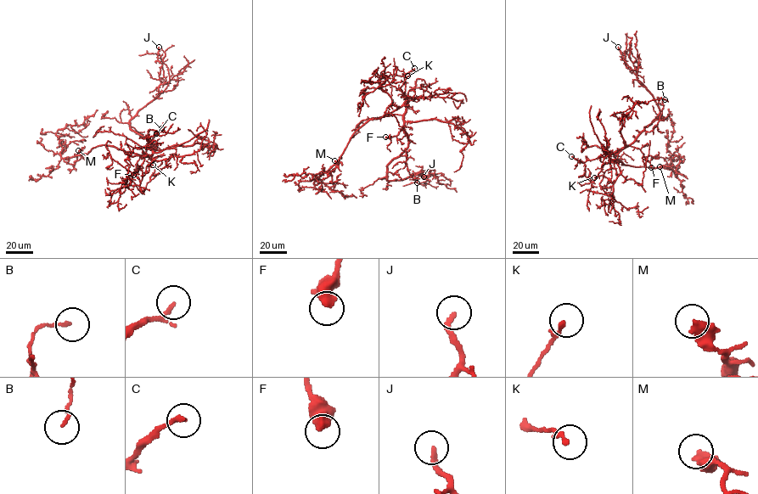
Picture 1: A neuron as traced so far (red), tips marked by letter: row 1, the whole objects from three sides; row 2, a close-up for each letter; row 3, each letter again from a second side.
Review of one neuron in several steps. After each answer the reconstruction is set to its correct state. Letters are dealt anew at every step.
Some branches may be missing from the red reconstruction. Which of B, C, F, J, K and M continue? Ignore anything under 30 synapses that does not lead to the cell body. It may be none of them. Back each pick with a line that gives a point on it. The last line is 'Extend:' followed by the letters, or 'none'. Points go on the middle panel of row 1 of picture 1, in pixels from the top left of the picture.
Extend: none

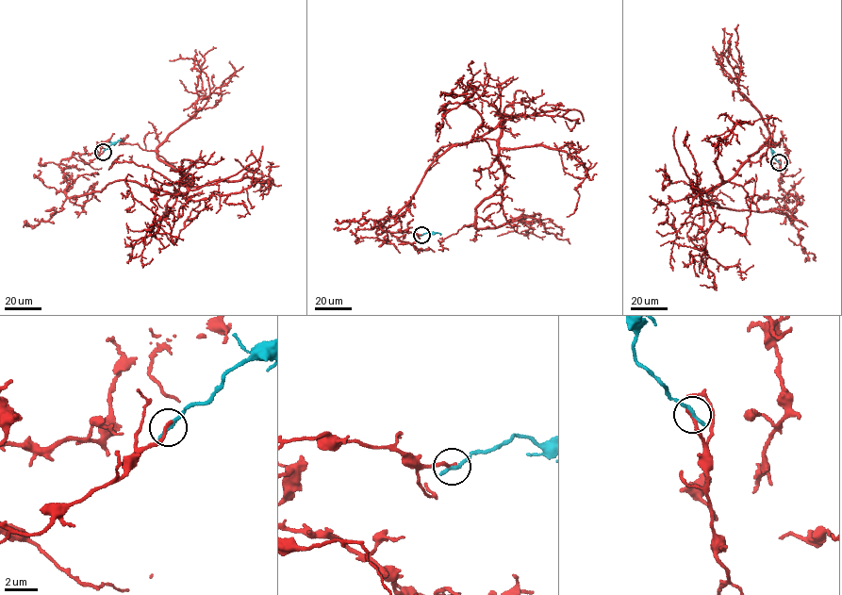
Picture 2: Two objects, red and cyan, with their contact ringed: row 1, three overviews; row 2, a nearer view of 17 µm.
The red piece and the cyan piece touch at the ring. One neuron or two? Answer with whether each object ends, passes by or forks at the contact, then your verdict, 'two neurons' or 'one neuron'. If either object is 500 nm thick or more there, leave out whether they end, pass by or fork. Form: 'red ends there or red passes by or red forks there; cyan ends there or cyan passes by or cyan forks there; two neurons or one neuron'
red ends there; cyan ends there; two neurons

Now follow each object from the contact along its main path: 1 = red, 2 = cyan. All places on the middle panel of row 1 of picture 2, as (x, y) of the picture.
1: (421, 235), (376, 231), (437, 158), (503, 121), (504, 180), (476, 227), (530, 229), (497, 236)
2: (421, 235), (428, 232), (440, 235)

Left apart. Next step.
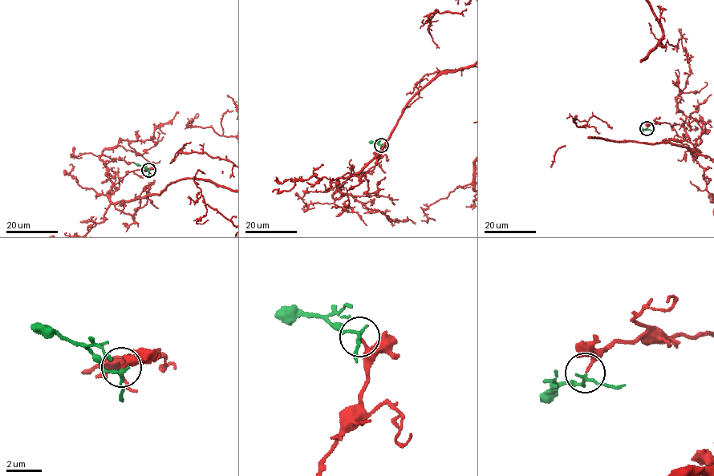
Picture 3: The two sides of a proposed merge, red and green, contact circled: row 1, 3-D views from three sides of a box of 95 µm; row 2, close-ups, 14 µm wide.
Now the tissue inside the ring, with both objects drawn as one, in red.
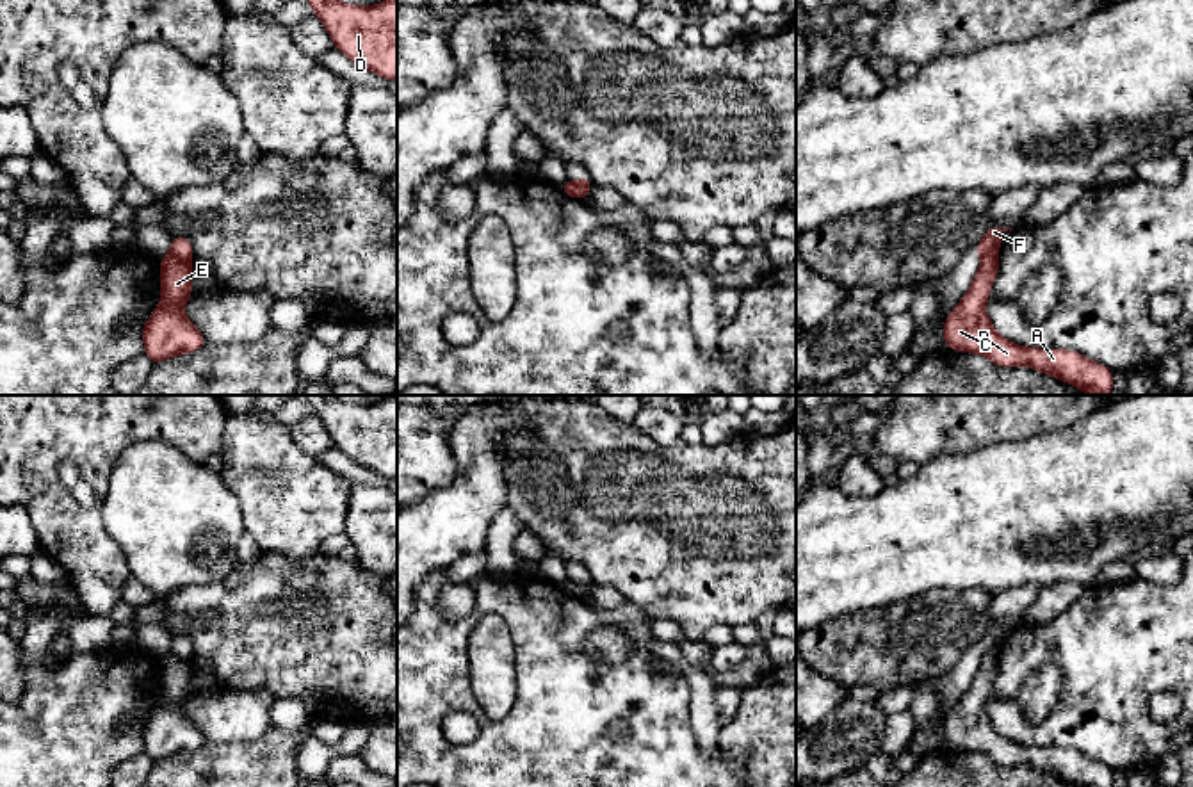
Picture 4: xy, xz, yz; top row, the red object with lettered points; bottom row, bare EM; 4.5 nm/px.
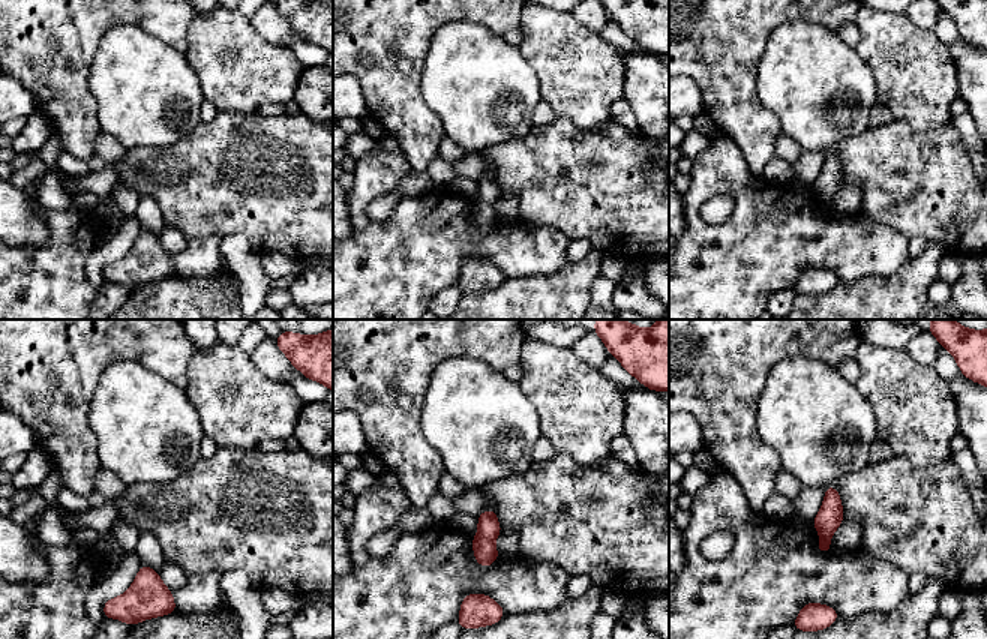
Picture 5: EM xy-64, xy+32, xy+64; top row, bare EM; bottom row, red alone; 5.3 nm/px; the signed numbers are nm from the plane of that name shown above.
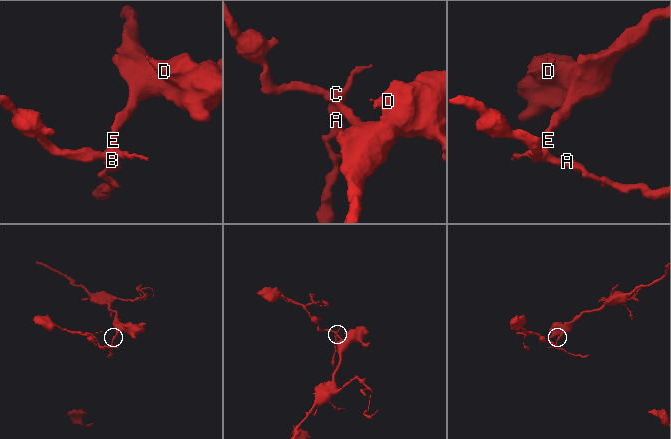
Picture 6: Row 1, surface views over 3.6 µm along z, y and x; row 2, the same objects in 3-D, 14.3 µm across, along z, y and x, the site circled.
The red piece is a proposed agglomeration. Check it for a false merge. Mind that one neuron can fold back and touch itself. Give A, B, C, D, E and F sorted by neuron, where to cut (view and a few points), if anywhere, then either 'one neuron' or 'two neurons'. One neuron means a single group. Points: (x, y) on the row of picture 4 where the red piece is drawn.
A B C E / D F; cut in xy along (170, 251), (187, 262); two neurons

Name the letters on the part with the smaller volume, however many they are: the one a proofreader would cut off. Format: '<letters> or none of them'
A, B, C, E

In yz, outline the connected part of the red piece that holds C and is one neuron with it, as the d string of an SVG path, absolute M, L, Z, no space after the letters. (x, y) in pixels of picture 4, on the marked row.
M997 255L981 256L978 274L958 306L945 317L944 344L953 351L978 353L999 367L1027 365L1051 374L1088 395L1108 395L1113 370L1067 349L1022 347L1002 338L992 326L985 304L999 271Z

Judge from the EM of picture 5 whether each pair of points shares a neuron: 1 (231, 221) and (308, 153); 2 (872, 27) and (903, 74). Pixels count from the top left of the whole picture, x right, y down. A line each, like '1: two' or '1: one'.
1: one
2: one

